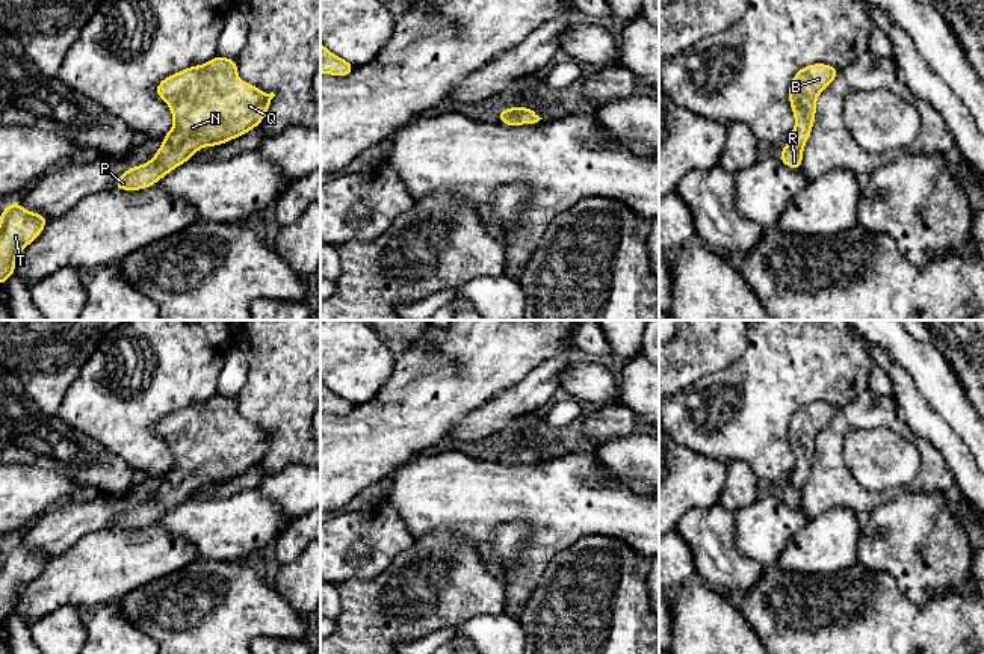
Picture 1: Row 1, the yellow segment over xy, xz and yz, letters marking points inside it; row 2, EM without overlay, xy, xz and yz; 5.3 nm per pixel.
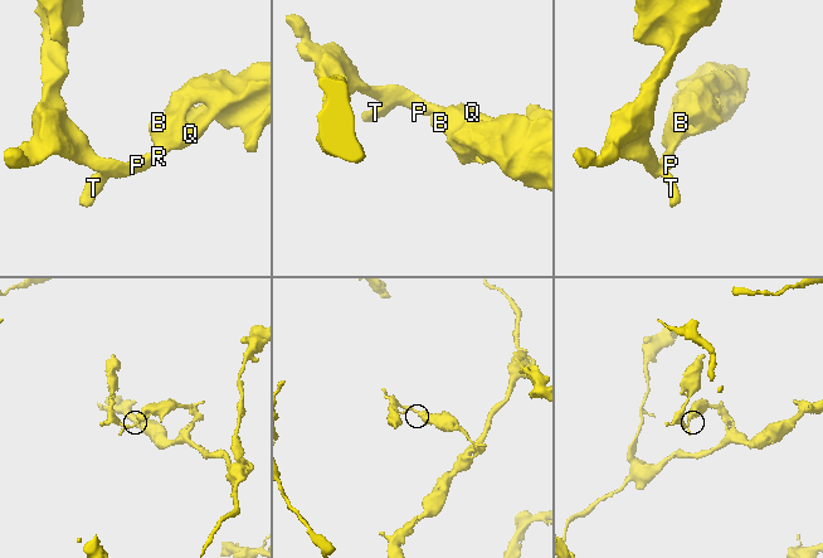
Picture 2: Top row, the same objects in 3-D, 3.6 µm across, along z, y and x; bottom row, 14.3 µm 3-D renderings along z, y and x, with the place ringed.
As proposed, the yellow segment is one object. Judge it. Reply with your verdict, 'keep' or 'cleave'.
keep

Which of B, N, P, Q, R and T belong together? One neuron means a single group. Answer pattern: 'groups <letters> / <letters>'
groups B N P Q R T

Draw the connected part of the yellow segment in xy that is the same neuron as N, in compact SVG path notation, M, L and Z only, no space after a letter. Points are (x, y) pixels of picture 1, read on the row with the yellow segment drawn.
M219 56L165 77L154 91L169 106L172 128L150 162L128 168L115 181L118 190L154 186L200 148L222 145L251 131L275 97L242 82L236 59Z

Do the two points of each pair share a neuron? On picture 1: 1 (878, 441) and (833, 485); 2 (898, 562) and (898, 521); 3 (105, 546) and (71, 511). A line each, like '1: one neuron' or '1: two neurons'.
1: two neurons
2: one neuron
3: two neurons

